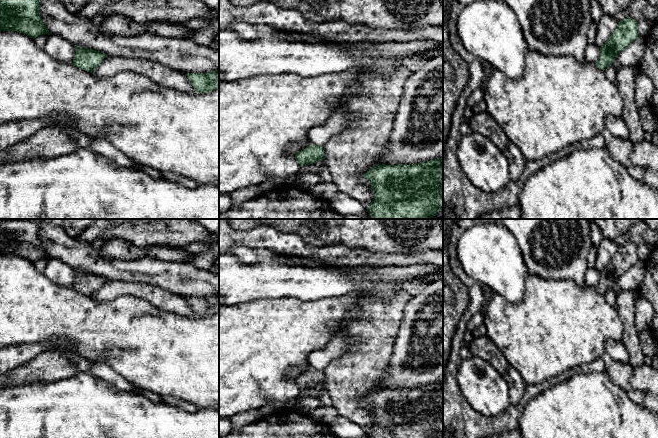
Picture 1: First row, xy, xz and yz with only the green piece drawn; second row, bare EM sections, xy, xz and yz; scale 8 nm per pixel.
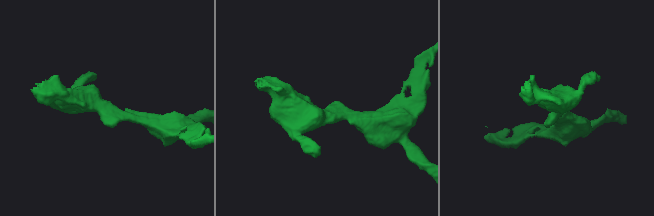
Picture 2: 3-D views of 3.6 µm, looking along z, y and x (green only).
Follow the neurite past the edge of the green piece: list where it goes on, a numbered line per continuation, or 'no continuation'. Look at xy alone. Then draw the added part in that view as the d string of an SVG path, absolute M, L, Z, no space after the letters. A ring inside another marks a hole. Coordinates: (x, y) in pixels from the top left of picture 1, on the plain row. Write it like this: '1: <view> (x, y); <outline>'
no continuation

